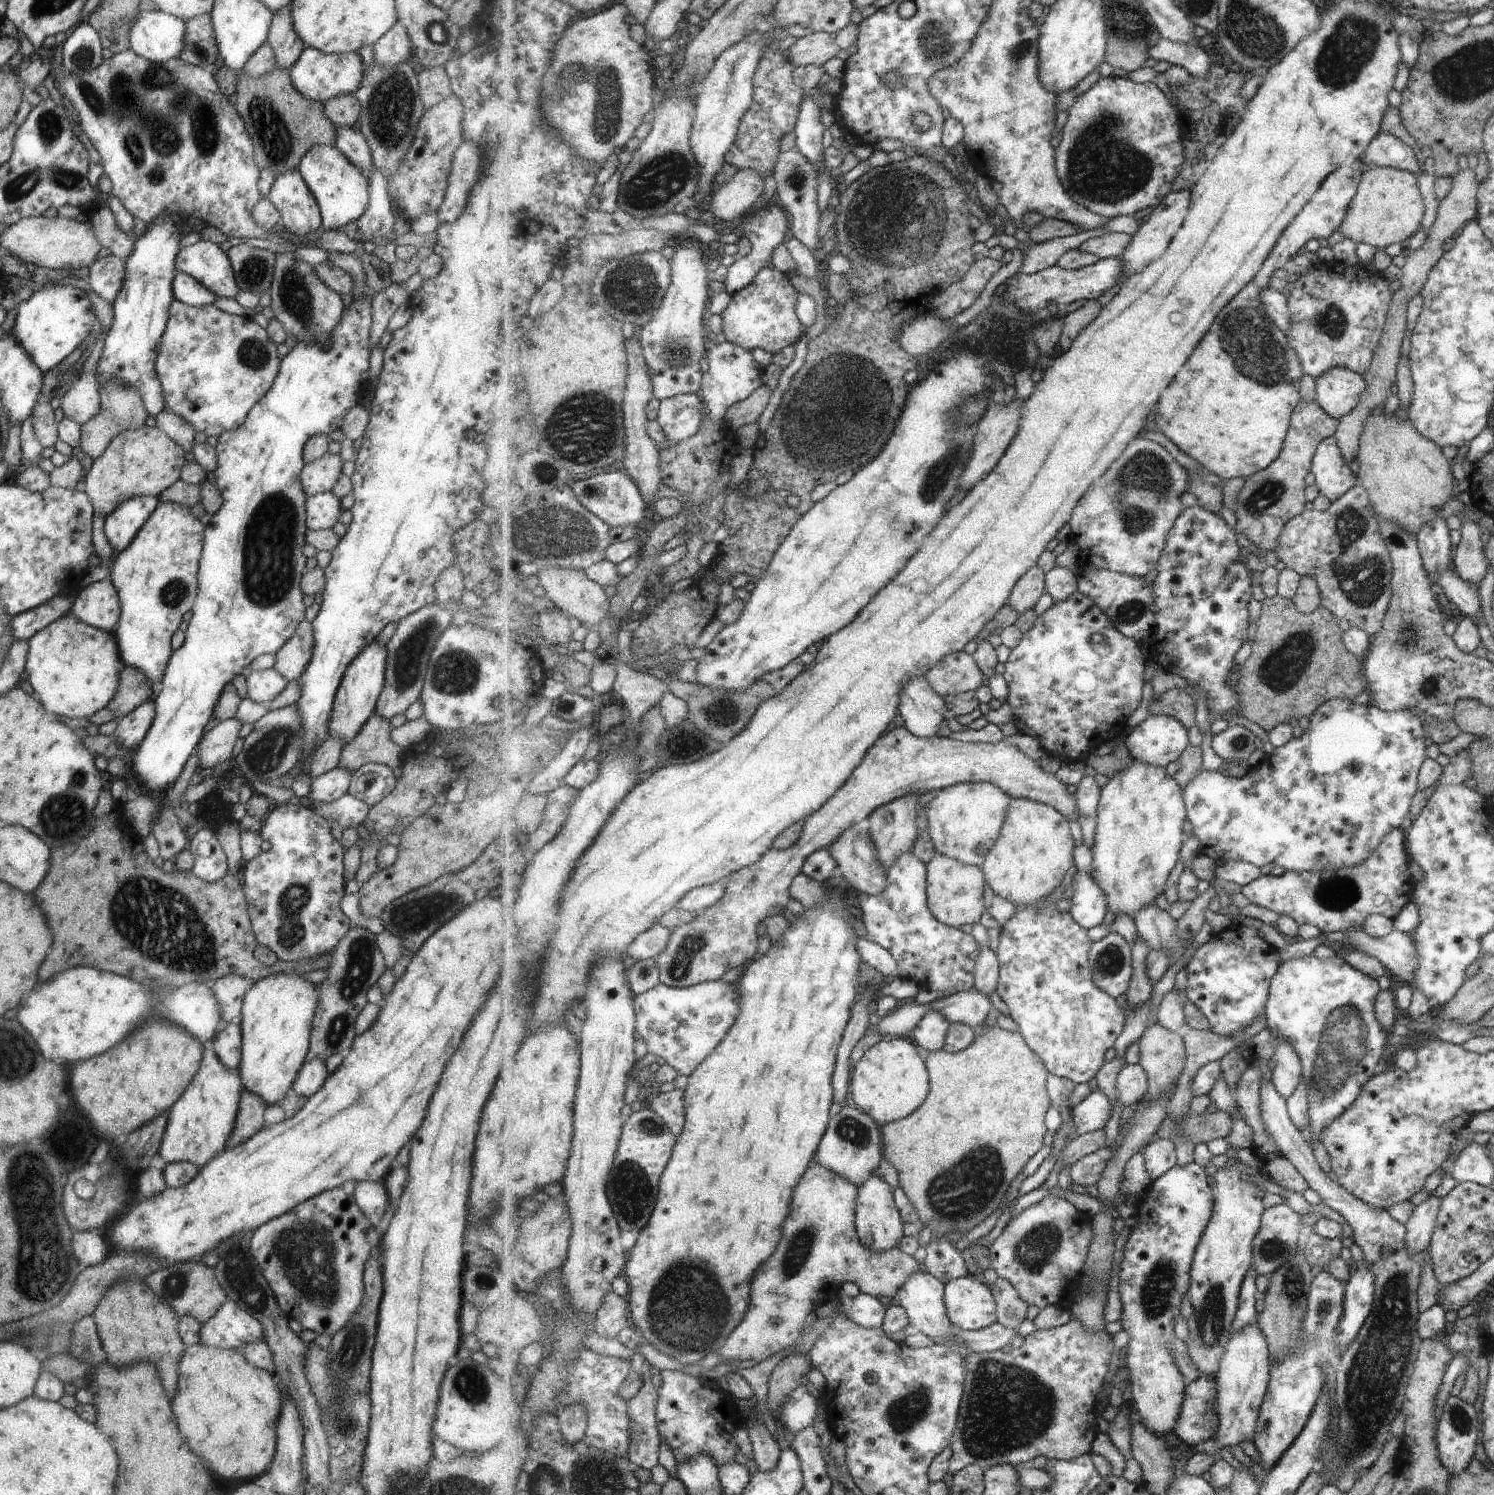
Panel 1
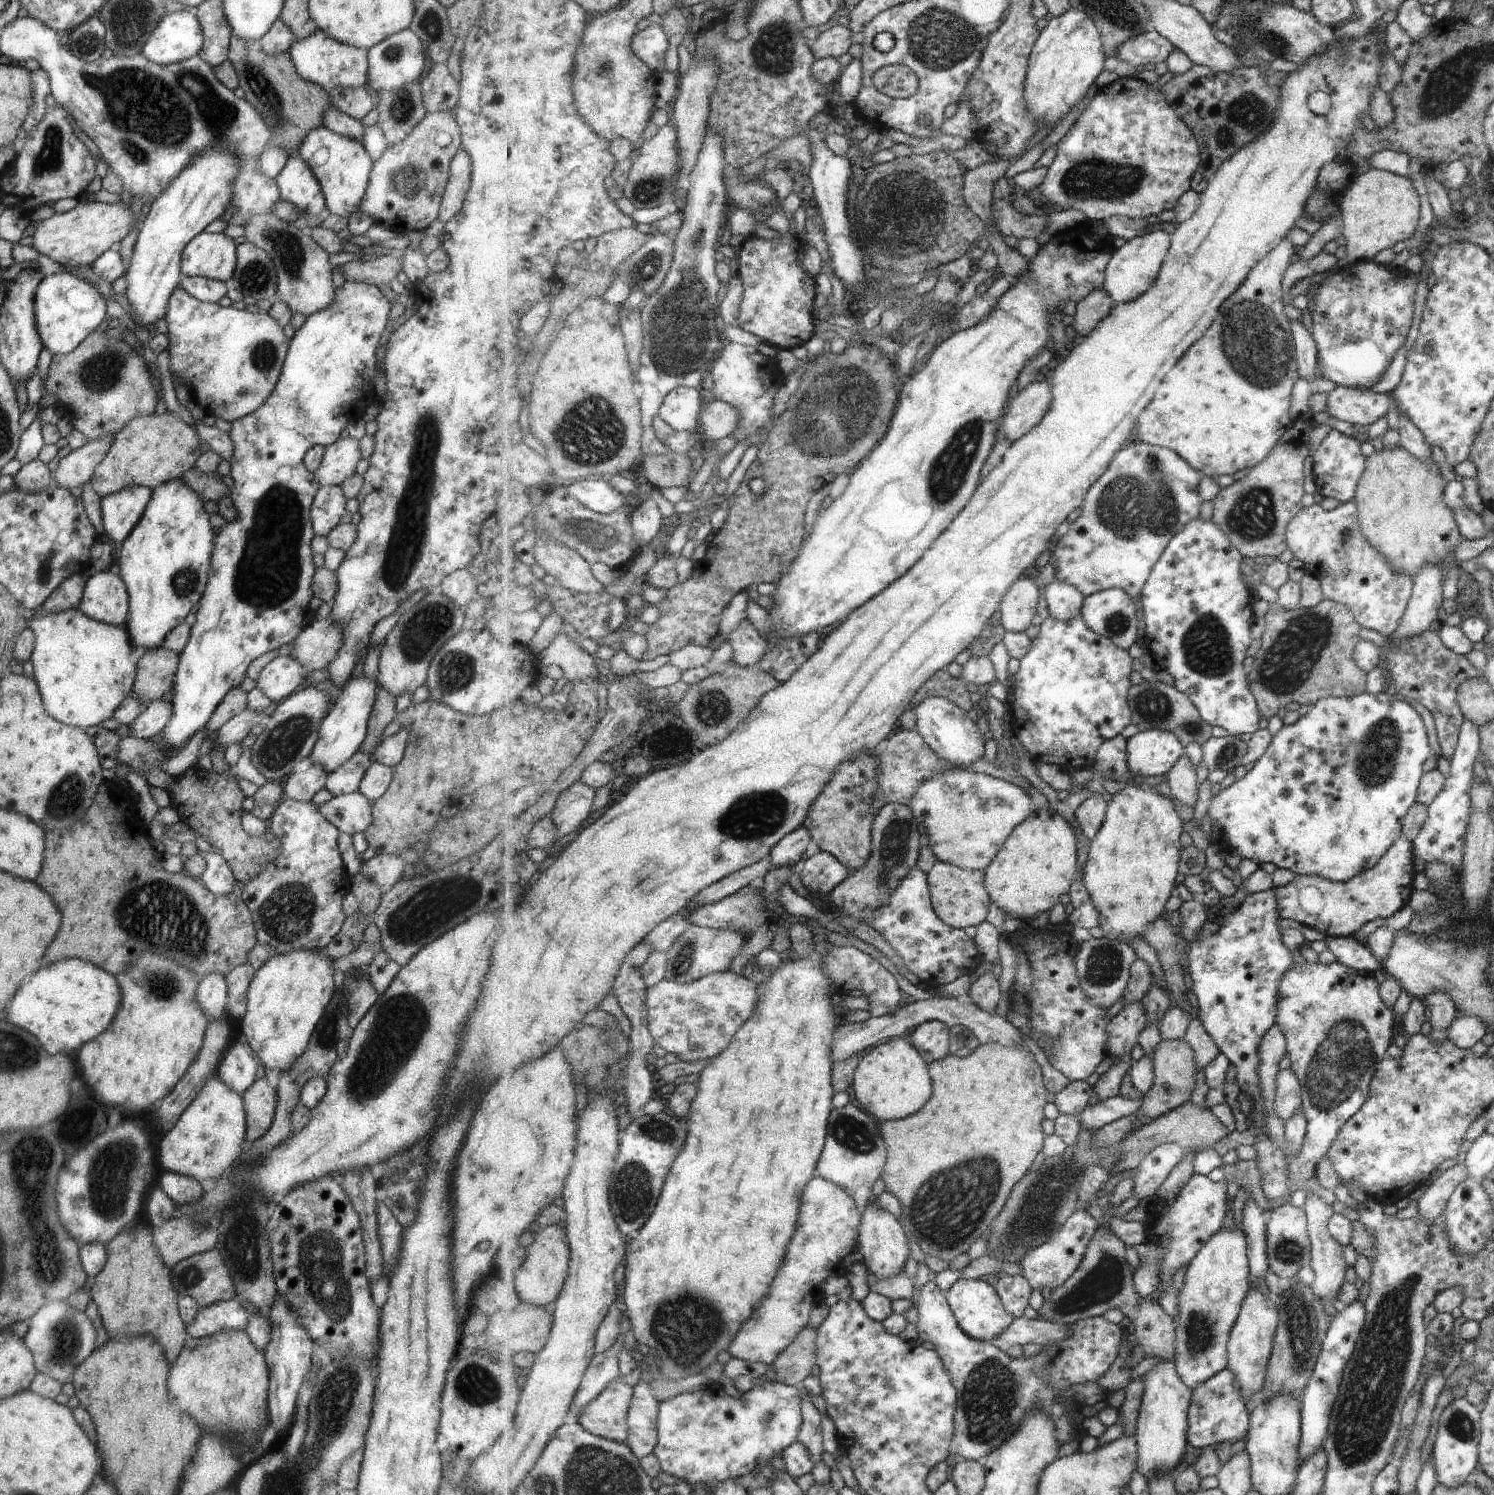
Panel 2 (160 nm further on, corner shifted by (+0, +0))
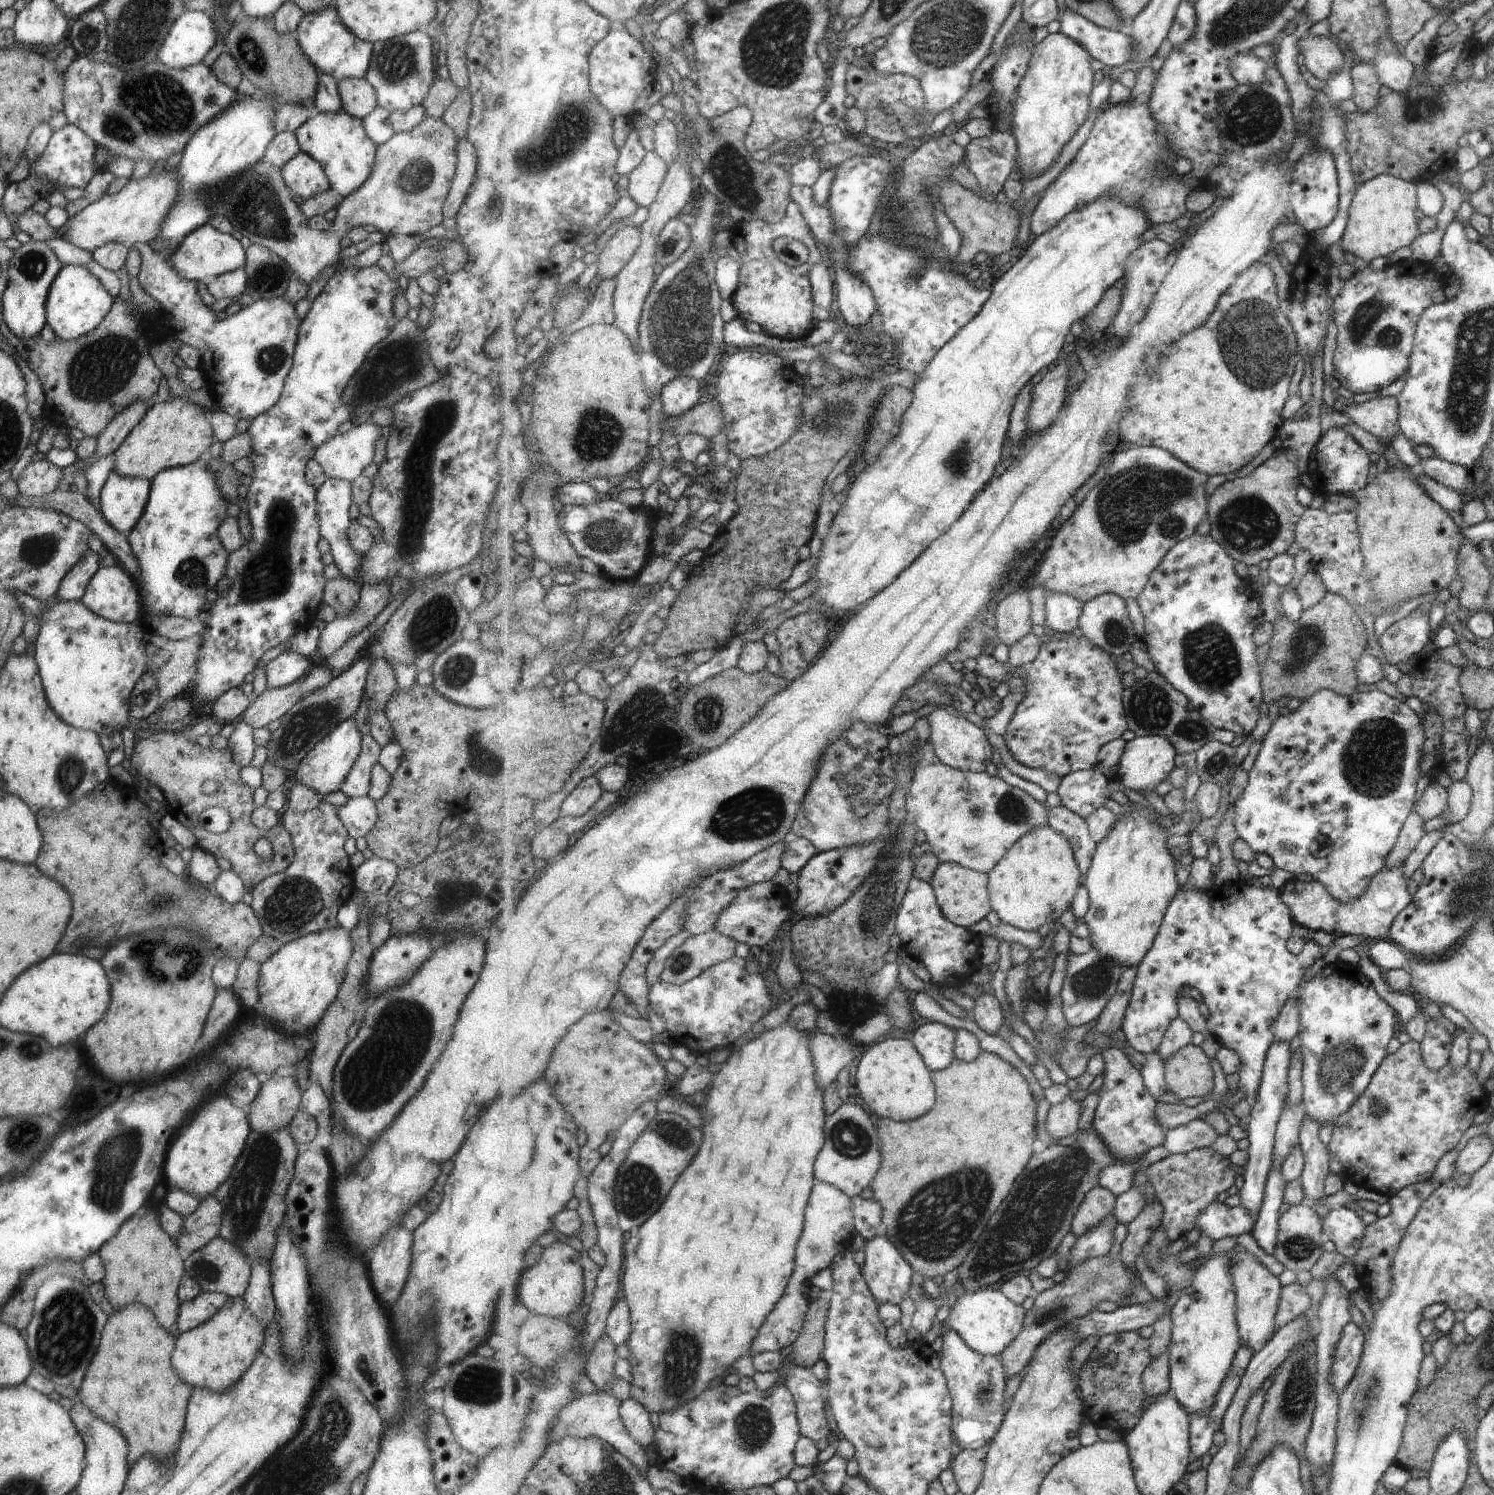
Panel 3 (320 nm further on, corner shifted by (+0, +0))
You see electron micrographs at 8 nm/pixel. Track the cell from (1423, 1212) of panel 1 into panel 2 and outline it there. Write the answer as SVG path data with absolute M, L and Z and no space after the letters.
M1461 1160L1435 1175L1431 1184L1424 1191L1417 1193L1419 1198L1417 1198L1417 1214L1415 1217L1419 1217L1429 1224L1434 1223L1434 1220L1444 1210L1453 1189L1463 1179L1467 1178L1466 1168Z

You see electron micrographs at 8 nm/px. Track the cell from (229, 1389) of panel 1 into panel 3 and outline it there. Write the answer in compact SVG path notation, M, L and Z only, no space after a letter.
M242 1297L228 1299L209 1320L177 1334L171 1366L179 1378L193 1386L222 1391L247 1370L264 1339L261 1323L245 1308Z

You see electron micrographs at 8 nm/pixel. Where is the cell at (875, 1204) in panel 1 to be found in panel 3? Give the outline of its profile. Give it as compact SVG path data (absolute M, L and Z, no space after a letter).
M882 1231L875 1238L871 1238L865 1243L865 1262L863 1274L868 1287L872 1290L873 1296L879 1305L883 1303L891 1303L900 1306L905 1299L909 1298L909 1290L913 1286L913 1267L905 1260L901 1251L897 1250L896 1245L890 1241L886 1234Z

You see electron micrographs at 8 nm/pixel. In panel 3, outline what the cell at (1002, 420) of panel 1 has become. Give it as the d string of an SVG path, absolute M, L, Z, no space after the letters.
M1061 359L1057 366L1045 374L1040 383L1034 386L1032 403L1029 407L1027 422L1031 430L1045 430L1059 416L1069 386L1069 363Z

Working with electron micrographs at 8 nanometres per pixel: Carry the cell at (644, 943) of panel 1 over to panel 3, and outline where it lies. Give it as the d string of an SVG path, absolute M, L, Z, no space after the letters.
M735 868L717 871L716 873L709 875L700 884L700 887L696 890L696 892L690 897L690 906L688 907L688 912L686 913L686 928L683 930L683 932L691 931L694 935L700 935L715 929L721 913L725 911L747 887L749 886L746 883L746 880L741 878L741 875L738 875Z

